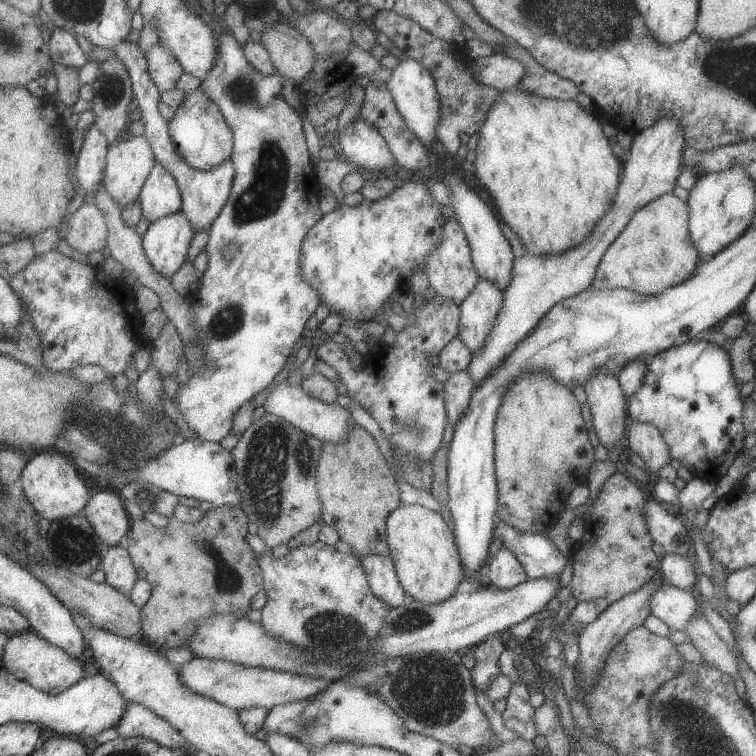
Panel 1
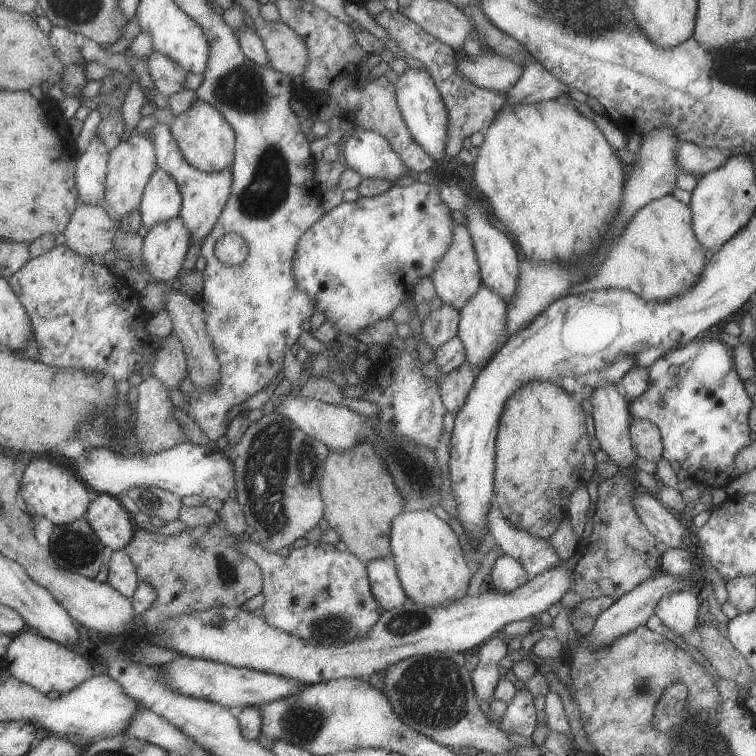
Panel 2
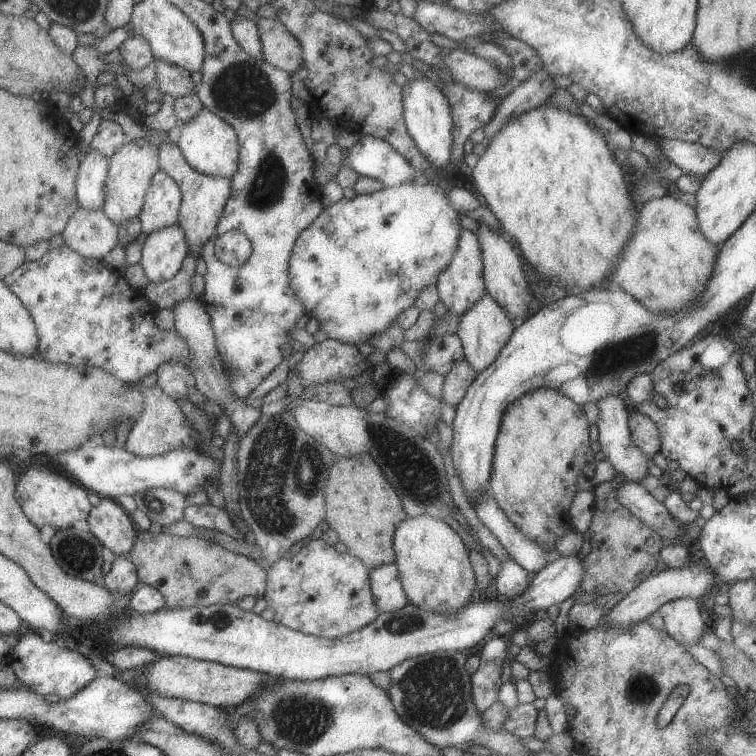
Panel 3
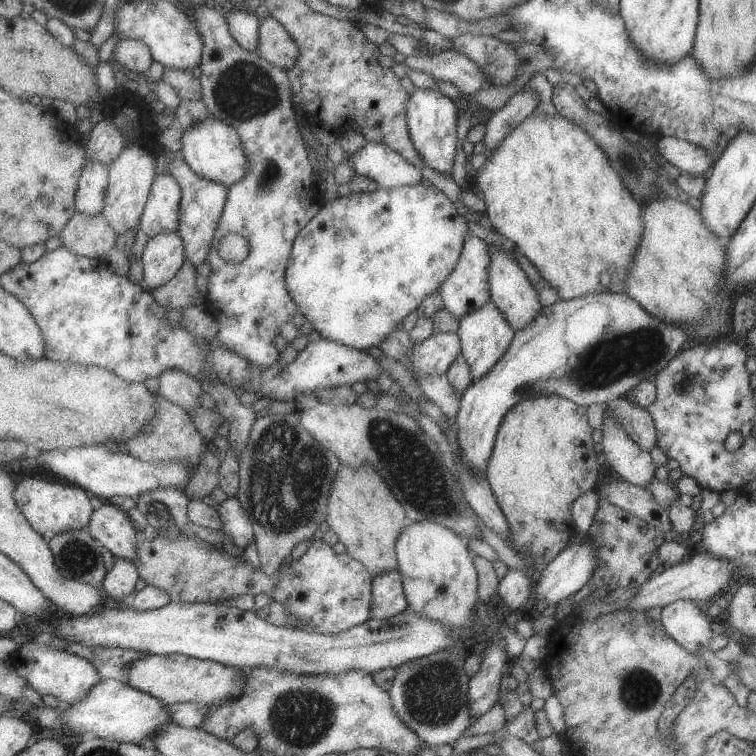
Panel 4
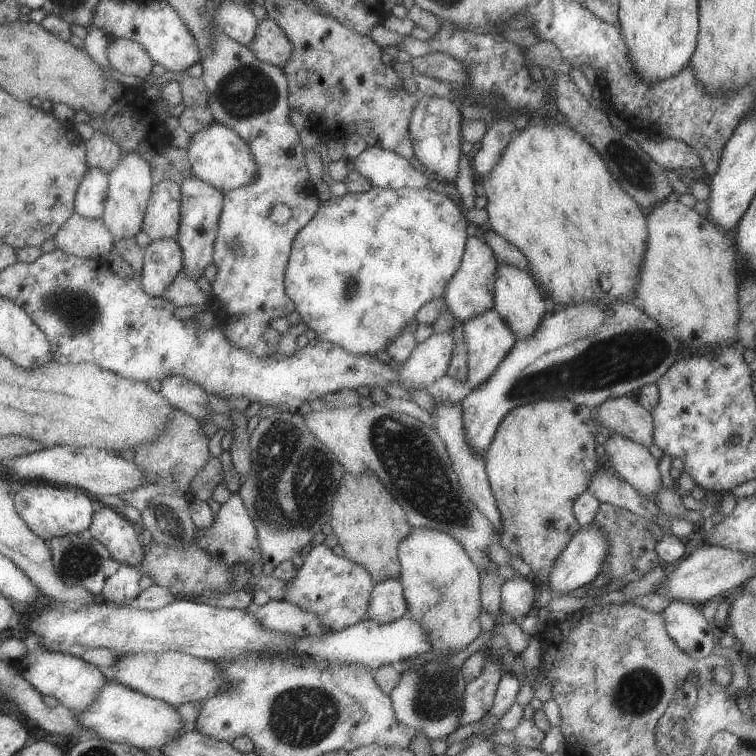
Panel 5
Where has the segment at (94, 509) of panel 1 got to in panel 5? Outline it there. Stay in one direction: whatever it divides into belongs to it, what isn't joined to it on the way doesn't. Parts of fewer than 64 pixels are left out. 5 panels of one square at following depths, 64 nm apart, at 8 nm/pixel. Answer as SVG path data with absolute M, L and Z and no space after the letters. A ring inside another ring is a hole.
M103 506L93 514L89 534L111 554L111 560L139 568L143 560L143 544L123 514Z

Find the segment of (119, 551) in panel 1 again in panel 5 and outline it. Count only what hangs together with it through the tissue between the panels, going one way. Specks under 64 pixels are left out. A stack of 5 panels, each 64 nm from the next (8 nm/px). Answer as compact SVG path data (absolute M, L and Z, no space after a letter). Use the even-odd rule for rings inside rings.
M119 564L117 572L105 580L101 600L115 606L129 606L129 602L139 594L139 580L141 580L139 568Z

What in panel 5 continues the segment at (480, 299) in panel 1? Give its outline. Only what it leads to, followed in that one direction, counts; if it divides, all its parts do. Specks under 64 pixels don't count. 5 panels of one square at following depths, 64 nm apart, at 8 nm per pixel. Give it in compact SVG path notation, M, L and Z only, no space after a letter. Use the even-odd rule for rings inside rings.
M493 308L461 322L461 334L463 334L463 342L465 342L465 352L467 352L467 384L473 390L495 372L499 362L507 356L507 352L515 344L515 336L509 330L509 326L501 320L501 316L497 316L497 312Z

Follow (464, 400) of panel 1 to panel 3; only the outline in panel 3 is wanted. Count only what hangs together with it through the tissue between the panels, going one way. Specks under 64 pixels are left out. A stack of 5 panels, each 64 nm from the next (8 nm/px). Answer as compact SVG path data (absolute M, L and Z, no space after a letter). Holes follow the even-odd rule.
M459 360L459 364L453 364L449 374L445 376L443 388L441 388L441 400L443 404L449 404L457 408L457 404L463 400L469 384L473 384L475 372L469 368L465 360Z

